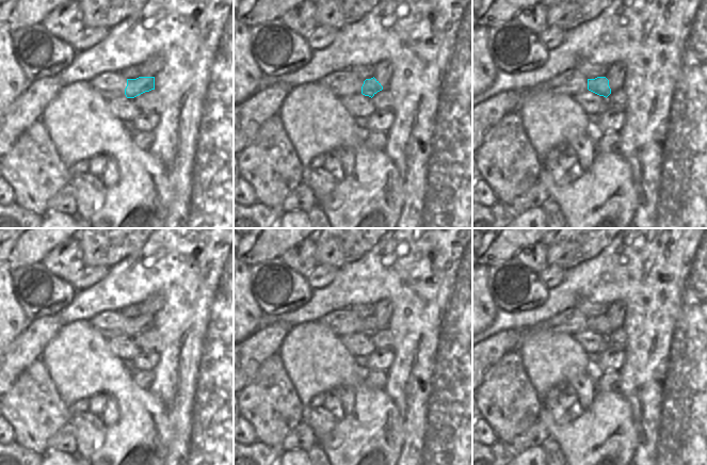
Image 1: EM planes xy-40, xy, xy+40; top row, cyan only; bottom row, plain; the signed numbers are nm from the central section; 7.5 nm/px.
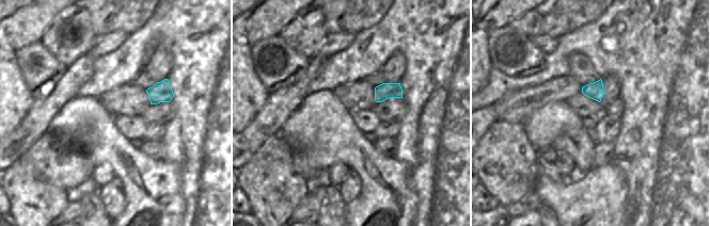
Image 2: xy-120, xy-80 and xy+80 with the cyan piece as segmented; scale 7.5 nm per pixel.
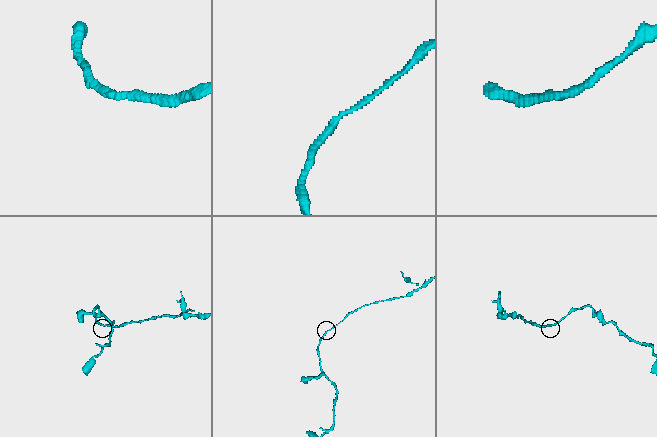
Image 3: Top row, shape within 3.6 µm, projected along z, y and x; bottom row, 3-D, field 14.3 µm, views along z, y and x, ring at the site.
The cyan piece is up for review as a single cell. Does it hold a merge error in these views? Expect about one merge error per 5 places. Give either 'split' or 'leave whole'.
leave whole

